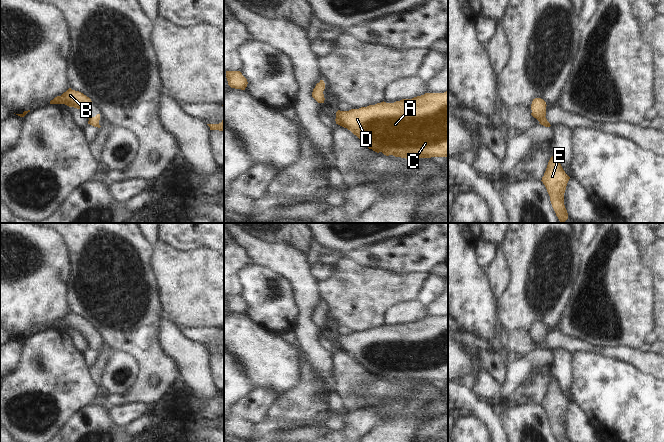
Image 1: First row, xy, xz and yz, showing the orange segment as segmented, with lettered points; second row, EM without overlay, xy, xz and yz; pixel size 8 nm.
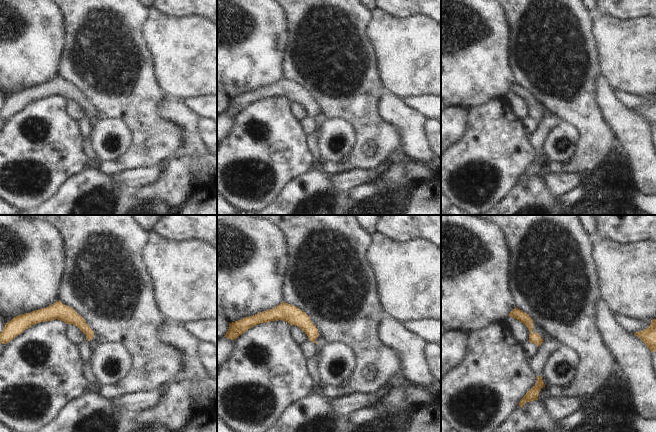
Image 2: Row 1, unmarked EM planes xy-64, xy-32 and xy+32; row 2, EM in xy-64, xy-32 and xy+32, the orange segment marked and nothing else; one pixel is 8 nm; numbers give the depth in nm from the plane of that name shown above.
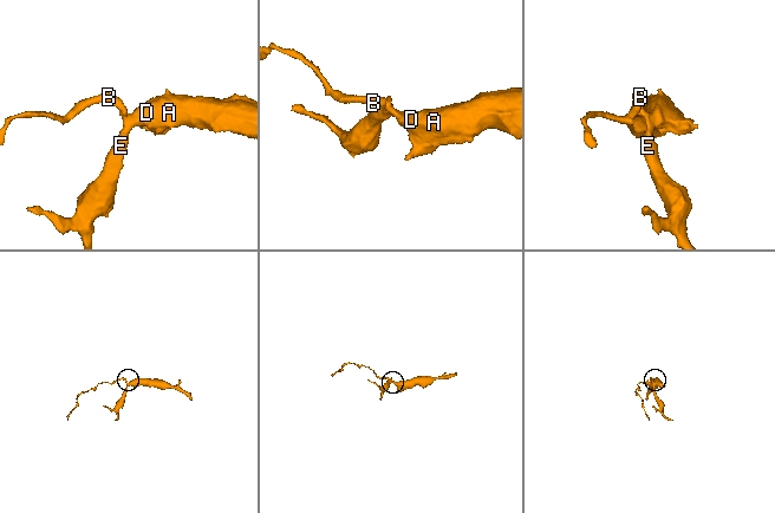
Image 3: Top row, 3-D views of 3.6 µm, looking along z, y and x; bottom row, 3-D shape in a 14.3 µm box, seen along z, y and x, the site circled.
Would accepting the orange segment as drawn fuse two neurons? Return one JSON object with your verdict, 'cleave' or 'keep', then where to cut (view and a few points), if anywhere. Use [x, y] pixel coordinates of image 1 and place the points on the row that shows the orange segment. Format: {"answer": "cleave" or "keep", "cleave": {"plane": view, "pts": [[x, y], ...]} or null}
{"answer": "keep", "cleave": null}

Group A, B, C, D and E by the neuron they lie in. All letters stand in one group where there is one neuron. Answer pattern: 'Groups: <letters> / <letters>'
Groups: A B C D E

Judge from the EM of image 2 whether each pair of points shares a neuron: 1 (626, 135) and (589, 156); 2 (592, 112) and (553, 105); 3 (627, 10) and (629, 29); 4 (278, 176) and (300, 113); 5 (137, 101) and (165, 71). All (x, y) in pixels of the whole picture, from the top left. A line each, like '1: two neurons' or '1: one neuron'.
1: two neurons
2: one neuron
3: two neurons
4: two neurons
5: two neurons

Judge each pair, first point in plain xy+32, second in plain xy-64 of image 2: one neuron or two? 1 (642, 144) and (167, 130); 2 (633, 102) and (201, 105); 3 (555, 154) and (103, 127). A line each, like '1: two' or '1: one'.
1: two
2: one
3: one

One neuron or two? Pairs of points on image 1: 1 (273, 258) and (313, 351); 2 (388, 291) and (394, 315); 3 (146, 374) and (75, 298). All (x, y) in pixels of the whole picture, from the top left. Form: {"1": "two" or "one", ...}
{"1": "one", "2": "two", "3": "one"}

